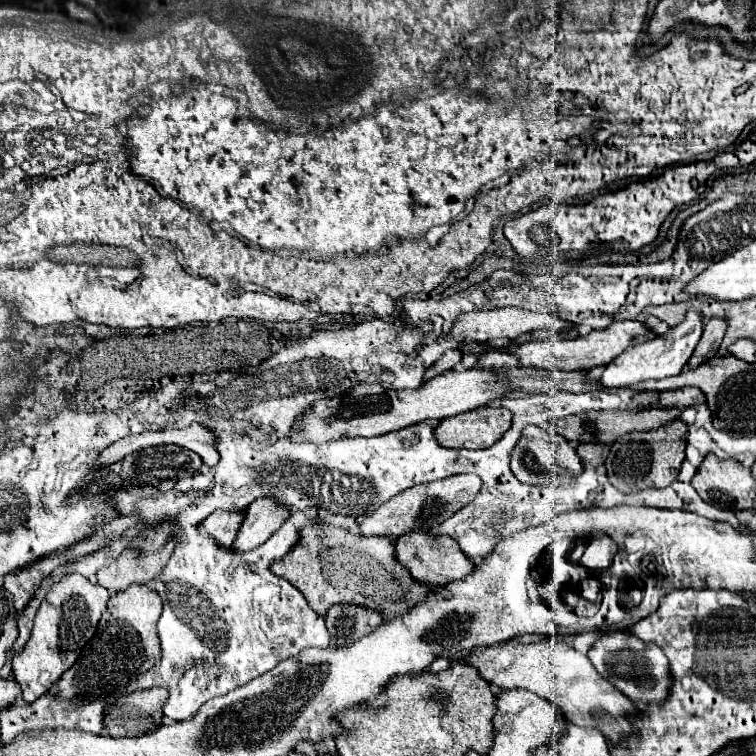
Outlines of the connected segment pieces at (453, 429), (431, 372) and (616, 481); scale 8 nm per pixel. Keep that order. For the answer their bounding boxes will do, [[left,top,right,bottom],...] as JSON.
[[434,407,512,449],[424,349,462,381],[606,419,688,493]]

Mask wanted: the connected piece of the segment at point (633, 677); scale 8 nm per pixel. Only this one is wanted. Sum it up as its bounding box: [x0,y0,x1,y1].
[588,631,670,703]

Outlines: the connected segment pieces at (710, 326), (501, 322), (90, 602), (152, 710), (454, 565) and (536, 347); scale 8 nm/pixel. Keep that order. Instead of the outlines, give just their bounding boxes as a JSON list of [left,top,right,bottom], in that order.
[[690,317,728,369],[448,307,574,341],[12,573,110,703],[104,689,164,737],[394,531,474,587],[510,321,656,371]]

